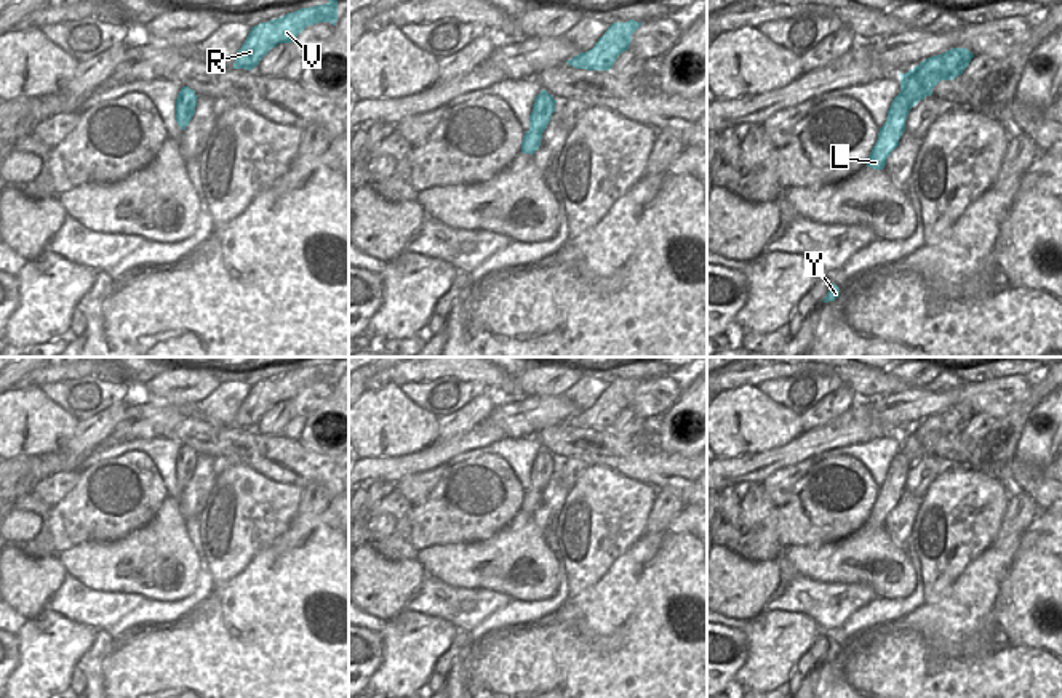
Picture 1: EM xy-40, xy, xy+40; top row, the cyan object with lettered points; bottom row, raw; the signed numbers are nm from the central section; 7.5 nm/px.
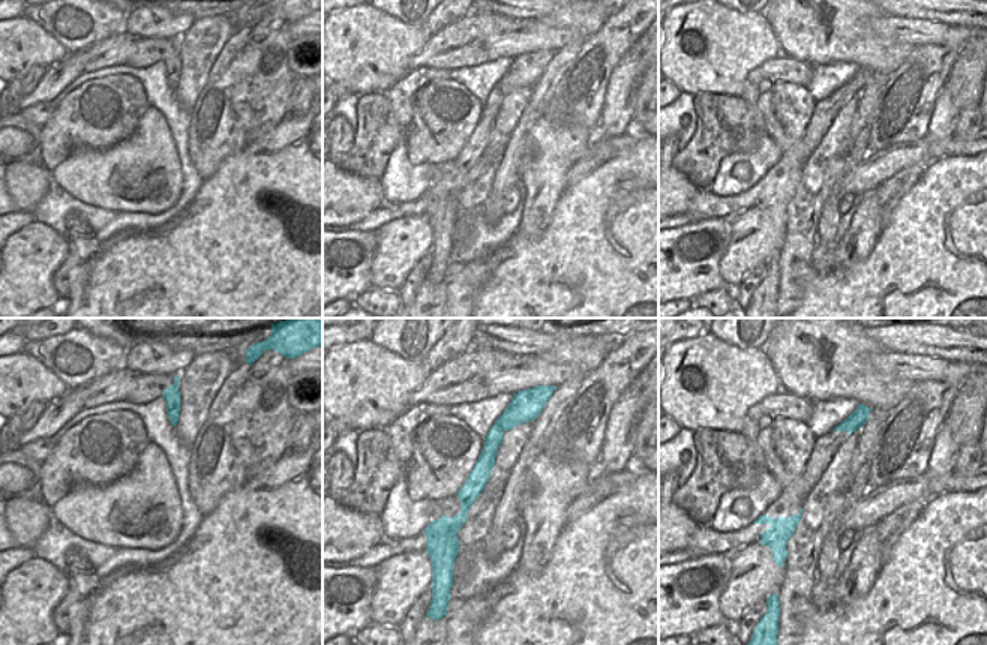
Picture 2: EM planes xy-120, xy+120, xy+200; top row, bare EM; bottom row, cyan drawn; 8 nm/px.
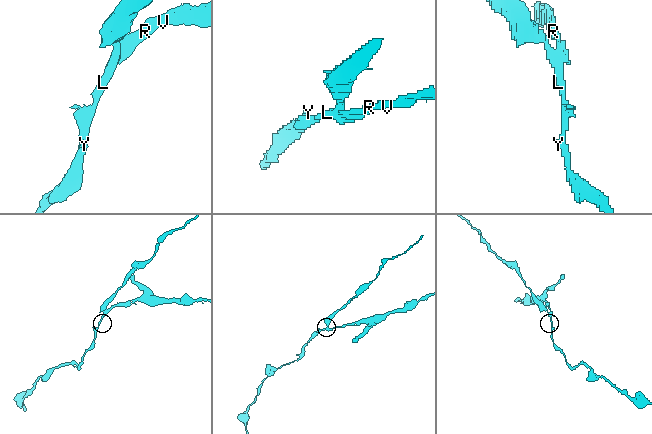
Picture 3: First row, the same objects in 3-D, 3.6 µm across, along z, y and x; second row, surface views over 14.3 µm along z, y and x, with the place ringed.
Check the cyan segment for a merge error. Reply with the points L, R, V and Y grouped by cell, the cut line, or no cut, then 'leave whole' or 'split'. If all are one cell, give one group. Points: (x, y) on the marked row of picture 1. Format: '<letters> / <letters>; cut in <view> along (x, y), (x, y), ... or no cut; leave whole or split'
L Y / R V; cut in xy+40 along (899, 93), (912, 106); split

